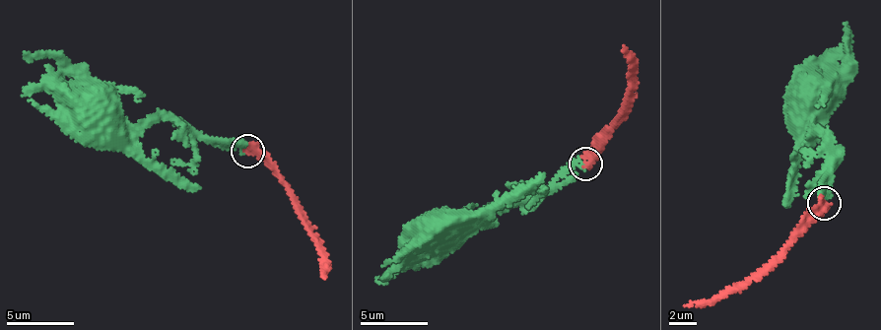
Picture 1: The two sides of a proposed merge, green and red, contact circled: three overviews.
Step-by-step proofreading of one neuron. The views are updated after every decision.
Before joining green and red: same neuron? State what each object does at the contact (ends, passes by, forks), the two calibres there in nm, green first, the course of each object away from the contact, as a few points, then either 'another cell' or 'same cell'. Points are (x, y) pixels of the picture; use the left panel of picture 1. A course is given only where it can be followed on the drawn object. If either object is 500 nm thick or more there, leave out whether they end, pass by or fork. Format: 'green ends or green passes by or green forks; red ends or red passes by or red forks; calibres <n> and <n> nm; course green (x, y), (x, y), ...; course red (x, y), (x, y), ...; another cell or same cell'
green ends; red ends; calibres 180 and 360 nm; course green (248, 151), (204, 140), (169, 117), (133, 125), (106, 104), (97, 105); course red (248, 151), (278, 170), (311, 236), (326, 256), (324, 279); same cell

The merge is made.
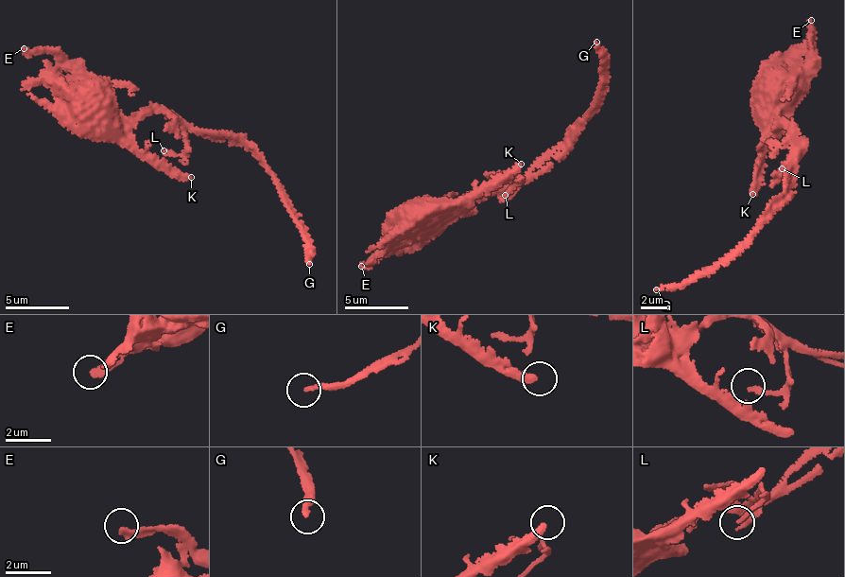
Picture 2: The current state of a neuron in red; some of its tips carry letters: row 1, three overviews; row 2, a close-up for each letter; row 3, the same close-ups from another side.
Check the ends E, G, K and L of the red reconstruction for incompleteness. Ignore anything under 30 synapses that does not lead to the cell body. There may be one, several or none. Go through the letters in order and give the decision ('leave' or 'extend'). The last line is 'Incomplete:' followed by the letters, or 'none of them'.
E: leave
G: extend
K: leave
L: leave
Incomplete: G

